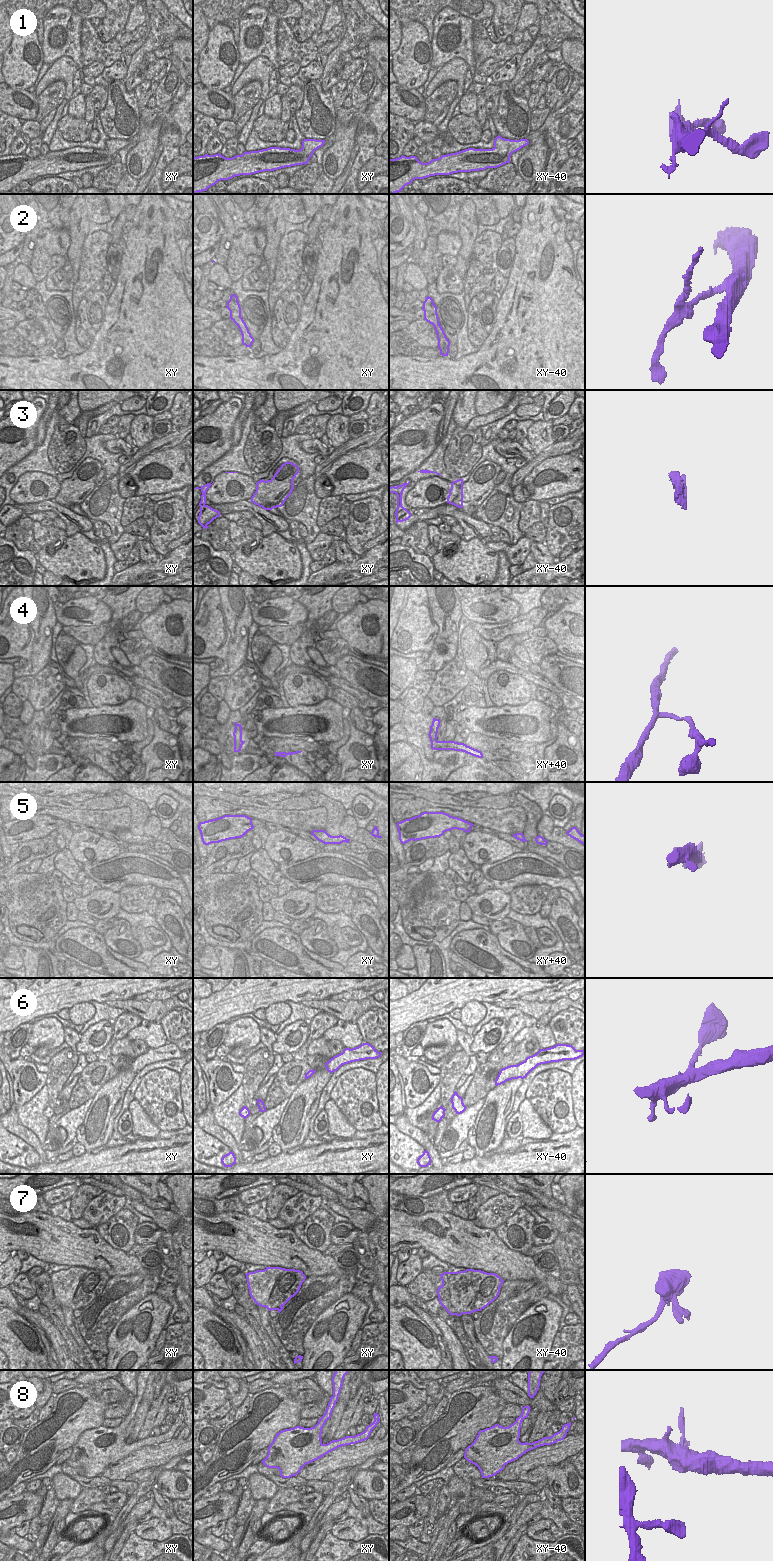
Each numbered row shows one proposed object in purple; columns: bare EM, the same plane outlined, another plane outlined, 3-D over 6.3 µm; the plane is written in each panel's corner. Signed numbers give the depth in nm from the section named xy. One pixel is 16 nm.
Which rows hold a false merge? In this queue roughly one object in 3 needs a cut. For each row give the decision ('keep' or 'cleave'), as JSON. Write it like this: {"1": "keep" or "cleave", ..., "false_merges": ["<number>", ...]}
{"1": "keep", "2": "cleave", "3": "cleave", "4": "cleave", "5": "keep", "6": "keep", "7": "cleave", "8": "keep", "false_merges": ["2", "3", "4", "7"]}

